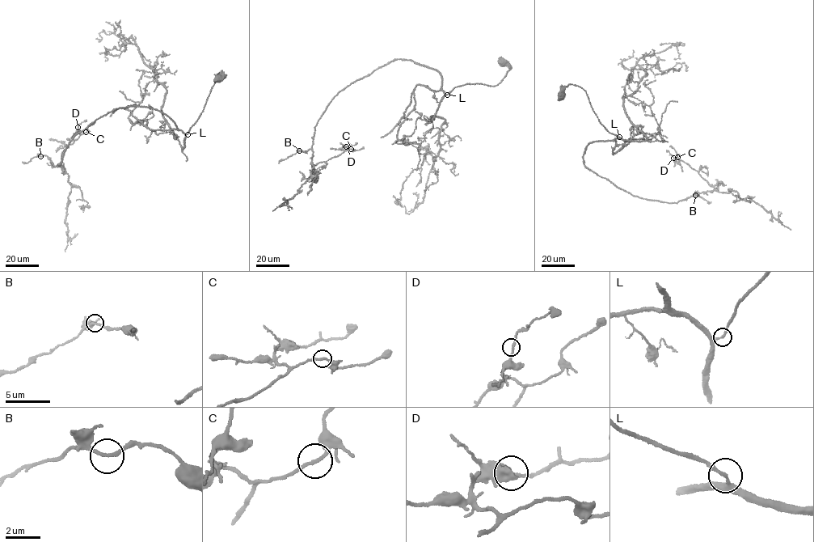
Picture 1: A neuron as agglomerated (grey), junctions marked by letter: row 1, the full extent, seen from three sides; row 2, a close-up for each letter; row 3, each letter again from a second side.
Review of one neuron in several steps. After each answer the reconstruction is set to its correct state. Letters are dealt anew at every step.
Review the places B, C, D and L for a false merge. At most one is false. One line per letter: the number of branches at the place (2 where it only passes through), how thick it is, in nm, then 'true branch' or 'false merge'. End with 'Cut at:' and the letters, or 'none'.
B: 2 | 170 nm | true branch
C: 2 | 180 nm | true branch
D: 2 | 170 nm | true branch
L: 2 | 170 nm | true branch
Cut at: none

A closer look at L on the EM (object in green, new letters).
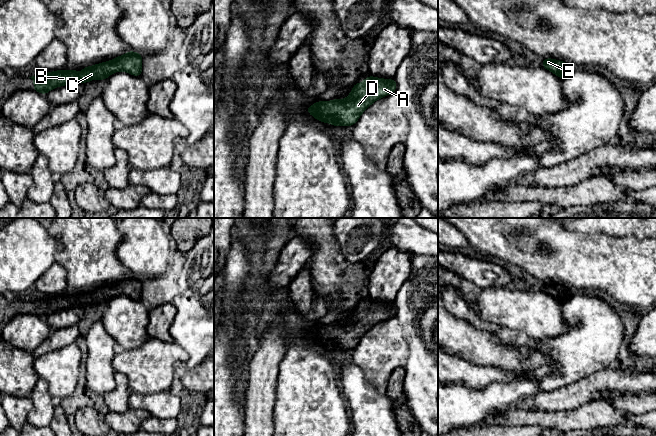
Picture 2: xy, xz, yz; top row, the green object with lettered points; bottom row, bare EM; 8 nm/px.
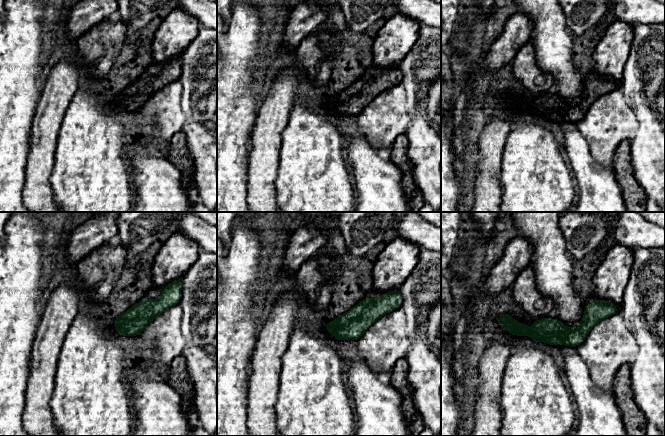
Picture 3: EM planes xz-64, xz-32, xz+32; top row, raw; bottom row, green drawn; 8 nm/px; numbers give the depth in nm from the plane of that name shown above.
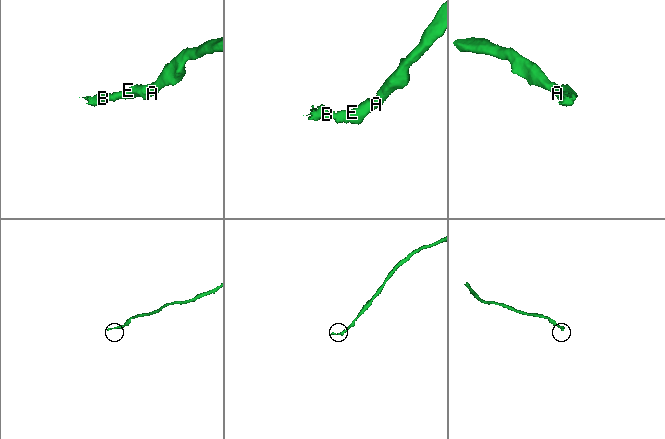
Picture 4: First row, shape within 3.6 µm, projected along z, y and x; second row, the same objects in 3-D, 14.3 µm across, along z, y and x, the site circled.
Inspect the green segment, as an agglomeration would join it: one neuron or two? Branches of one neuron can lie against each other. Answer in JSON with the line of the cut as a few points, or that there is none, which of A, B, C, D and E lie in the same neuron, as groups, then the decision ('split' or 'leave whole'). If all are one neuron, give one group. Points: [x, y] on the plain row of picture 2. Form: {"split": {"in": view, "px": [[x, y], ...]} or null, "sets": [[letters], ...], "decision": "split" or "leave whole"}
{"split": null, "sets": [["A", "B", "C", "D", "E"]], "decision": "leave whole"}

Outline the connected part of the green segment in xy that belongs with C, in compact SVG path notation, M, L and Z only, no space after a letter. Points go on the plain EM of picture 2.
M128 275L111 285L98 287L94 290L82 291L81 301L79 300L77 293L63 293L47 296L44 299L34 299L29 302L34 305L33 314L46 319L50 314L56 311L77 306L86 308L94 303L106 304L112 297L119 295L142 301L142 278Z

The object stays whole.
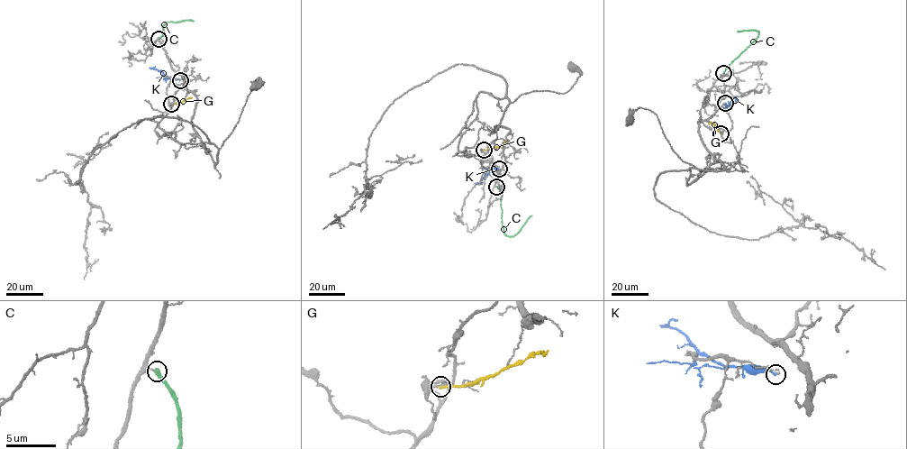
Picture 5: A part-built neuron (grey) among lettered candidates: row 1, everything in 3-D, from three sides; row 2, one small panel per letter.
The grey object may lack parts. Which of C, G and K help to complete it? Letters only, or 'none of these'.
none of these

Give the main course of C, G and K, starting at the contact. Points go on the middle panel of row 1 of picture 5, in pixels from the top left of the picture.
C: (496, 187), (501, 194), (502, 222), (506, 235), (518, 233), (531, 215)
G: (484, 150), (502, 146), (504, 142)
K: (499, 169), (492, 169), (476, 183)

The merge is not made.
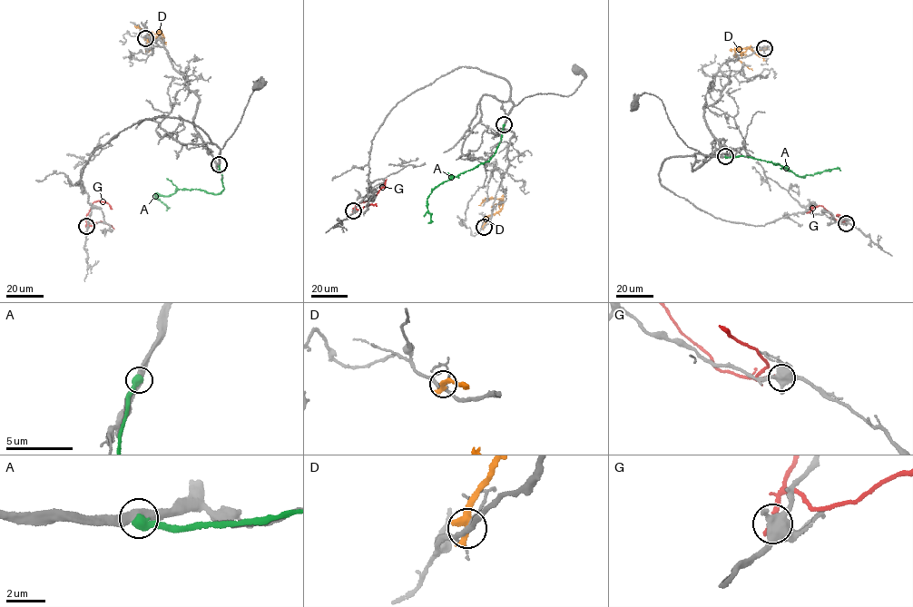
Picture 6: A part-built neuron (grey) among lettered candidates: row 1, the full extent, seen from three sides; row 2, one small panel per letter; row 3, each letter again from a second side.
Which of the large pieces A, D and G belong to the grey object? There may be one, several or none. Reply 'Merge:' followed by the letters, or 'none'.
Merge: none

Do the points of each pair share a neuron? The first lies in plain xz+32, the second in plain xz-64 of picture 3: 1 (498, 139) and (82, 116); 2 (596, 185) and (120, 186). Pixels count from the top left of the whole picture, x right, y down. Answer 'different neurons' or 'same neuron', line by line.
1: different neurons
2: different neurons

